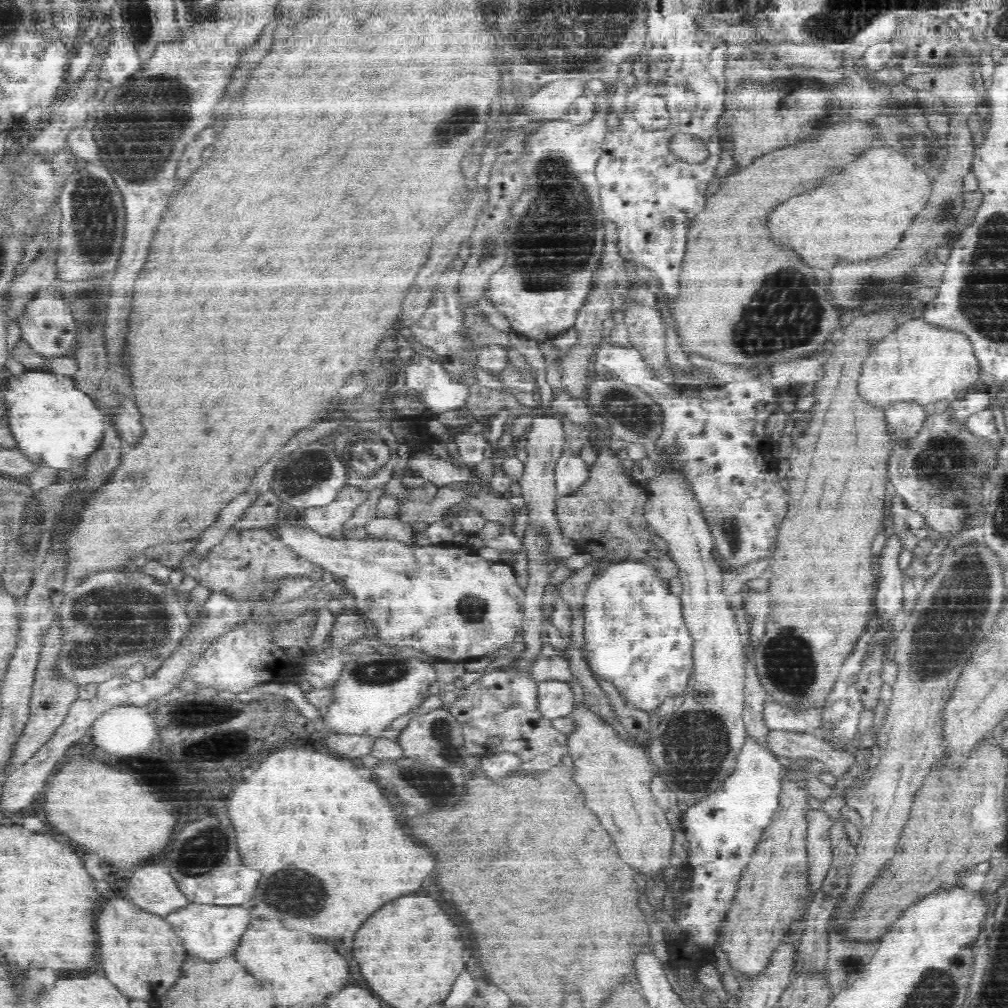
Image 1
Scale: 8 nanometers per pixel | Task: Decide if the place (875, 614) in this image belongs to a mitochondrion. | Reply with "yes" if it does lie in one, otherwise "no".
no

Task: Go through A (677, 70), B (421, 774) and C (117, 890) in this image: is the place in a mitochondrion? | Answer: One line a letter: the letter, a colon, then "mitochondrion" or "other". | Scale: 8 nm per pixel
A: other
B: mitochondrion
C: other

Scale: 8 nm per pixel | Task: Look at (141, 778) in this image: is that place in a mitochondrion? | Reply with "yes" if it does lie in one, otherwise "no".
no

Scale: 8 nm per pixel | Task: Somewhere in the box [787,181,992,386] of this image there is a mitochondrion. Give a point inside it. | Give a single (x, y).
(868, 288)

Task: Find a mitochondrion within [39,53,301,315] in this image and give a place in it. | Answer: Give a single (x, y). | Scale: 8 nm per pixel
(144, 128)

